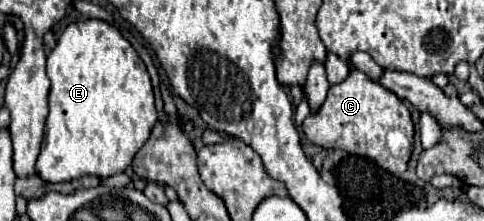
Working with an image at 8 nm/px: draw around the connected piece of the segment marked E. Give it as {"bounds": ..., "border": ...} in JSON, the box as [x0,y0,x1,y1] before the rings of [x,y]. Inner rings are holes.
{"bounds":[35,18,157,182],"border":[[[89,18],[73,22],[63,30],[57,46],[47,56],[47,76],[51,80],[49,116],[41,154],[35,164],[37,174],[47,182],[67,182],[81,176],[107,178],[123,172],[157,122],[151,78],[131,42],[105,20]]]}

